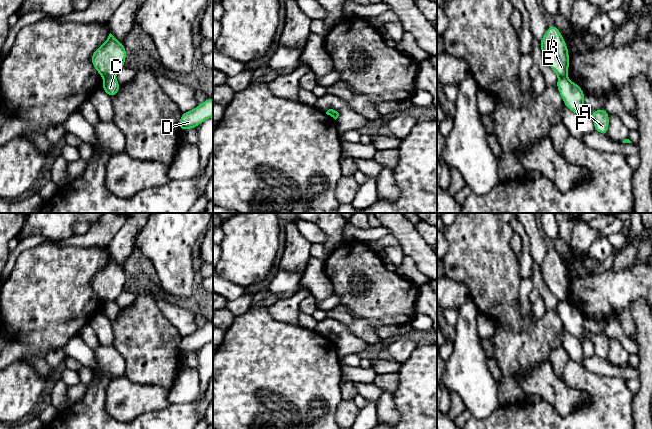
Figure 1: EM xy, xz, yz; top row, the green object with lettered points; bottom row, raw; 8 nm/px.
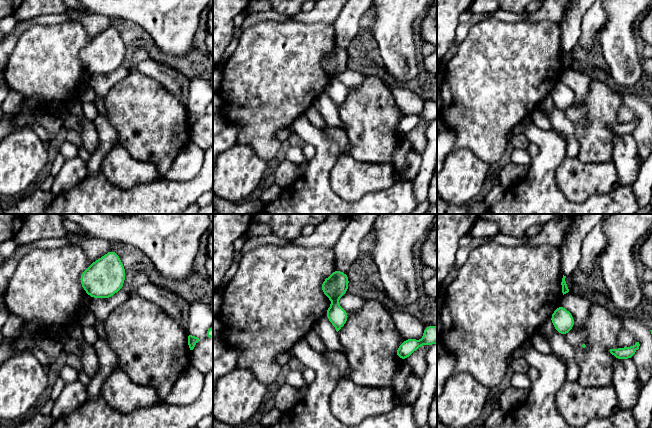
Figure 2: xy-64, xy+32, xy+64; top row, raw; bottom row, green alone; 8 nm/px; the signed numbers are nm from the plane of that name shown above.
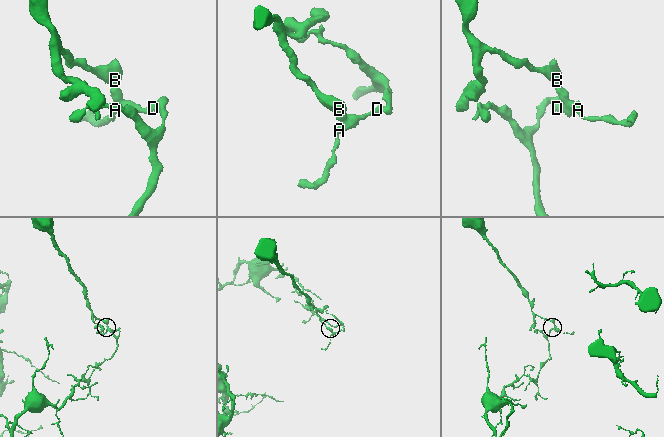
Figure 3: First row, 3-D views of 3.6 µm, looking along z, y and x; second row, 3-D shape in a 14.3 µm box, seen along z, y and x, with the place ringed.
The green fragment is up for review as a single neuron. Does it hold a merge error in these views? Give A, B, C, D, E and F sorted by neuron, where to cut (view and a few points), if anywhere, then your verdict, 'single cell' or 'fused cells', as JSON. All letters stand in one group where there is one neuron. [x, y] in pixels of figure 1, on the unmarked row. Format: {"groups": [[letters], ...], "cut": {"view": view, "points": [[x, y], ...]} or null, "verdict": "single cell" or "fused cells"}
{"groups": [["A", "C", "D", "F"], ["B", "E"]], "cut": {"view": "xy", "points": [[113, 300], [104, 303]]}, "verdict": "fused cells"}

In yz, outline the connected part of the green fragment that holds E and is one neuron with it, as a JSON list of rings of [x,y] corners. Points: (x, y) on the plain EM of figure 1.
[[[555,248],[549,250],[539,266],[542,278],[552,294],[558,301],[566,300],[569,292],[568,272]]]

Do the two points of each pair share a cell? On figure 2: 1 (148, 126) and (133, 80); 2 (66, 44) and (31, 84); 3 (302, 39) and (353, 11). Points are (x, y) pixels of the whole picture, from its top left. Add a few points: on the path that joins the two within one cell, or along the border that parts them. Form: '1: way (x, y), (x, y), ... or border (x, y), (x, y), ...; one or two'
1: way (146, 115), (139, 108), (137, 91); one
2: way (56, 54), (38, 74); one
3: border (332, 24), (336, 43); two

